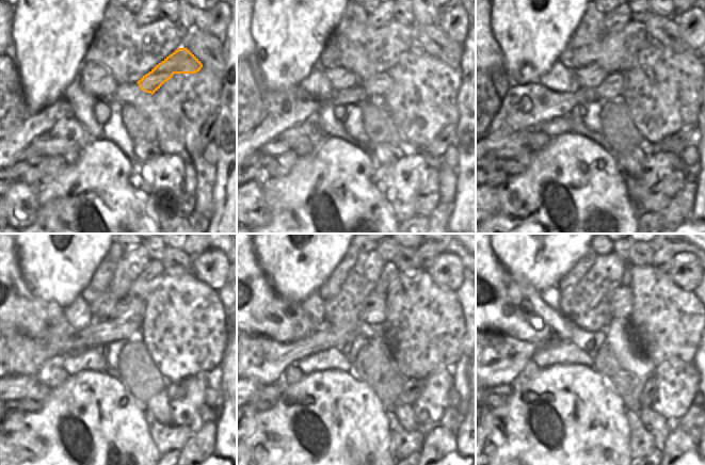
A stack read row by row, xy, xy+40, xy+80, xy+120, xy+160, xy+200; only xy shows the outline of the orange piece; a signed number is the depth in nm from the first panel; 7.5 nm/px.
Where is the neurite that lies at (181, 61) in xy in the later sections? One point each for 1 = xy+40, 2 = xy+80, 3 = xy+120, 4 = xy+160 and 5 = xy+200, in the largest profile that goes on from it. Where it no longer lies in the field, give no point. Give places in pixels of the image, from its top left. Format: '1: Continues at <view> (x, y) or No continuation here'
1: Continues at xy+40 (378, 86)
2: Continues at xy+80 (611, 87)
3: Continues at xy+120 (28, 357)
4: Continues at xy+160 (263, 359)
5: Continues at xy+200 (497, 359).

